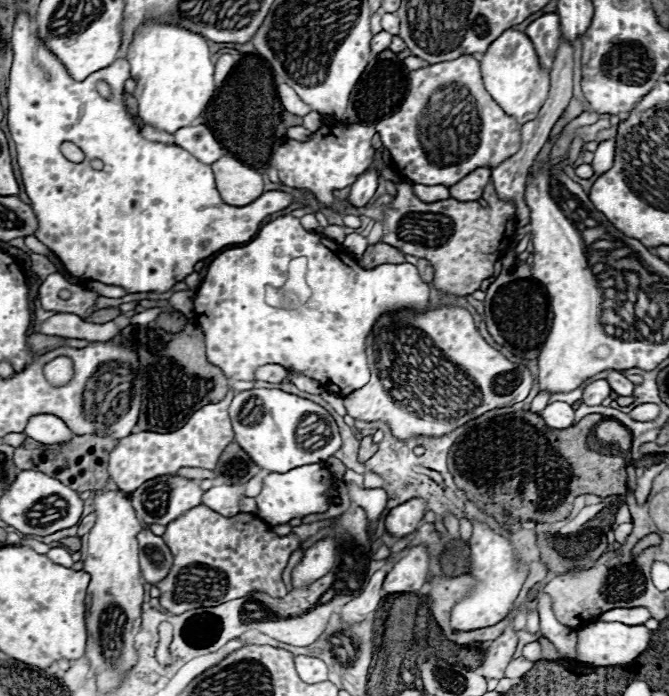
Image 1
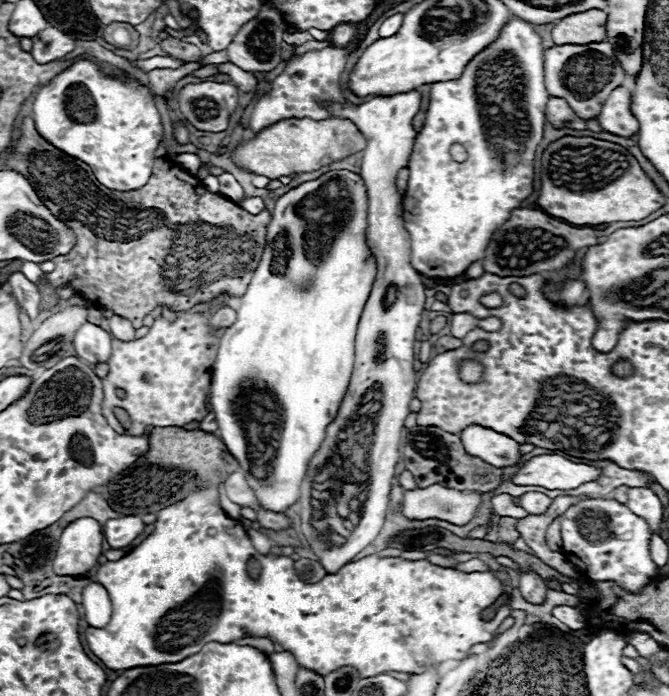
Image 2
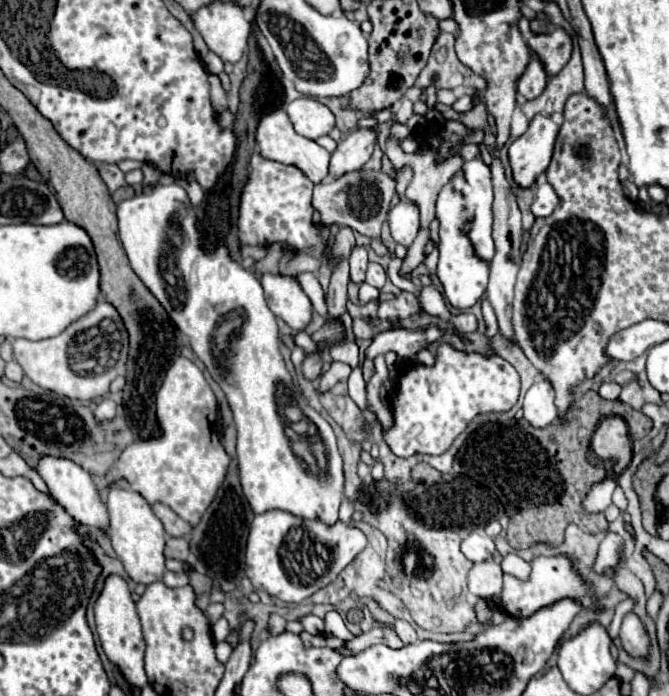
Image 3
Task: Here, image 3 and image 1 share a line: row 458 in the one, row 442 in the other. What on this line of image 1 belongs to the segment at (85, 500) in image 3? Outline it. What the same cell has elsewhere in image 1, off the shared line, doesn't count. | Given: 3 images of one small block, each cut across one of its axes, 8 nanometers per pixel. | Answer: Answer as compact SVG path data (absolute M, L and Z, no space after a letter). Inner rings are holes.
M38 414L28 420L28 426L24 430L28 438L38 440L40 444L66 444L72 440L72 430L52 414Z

